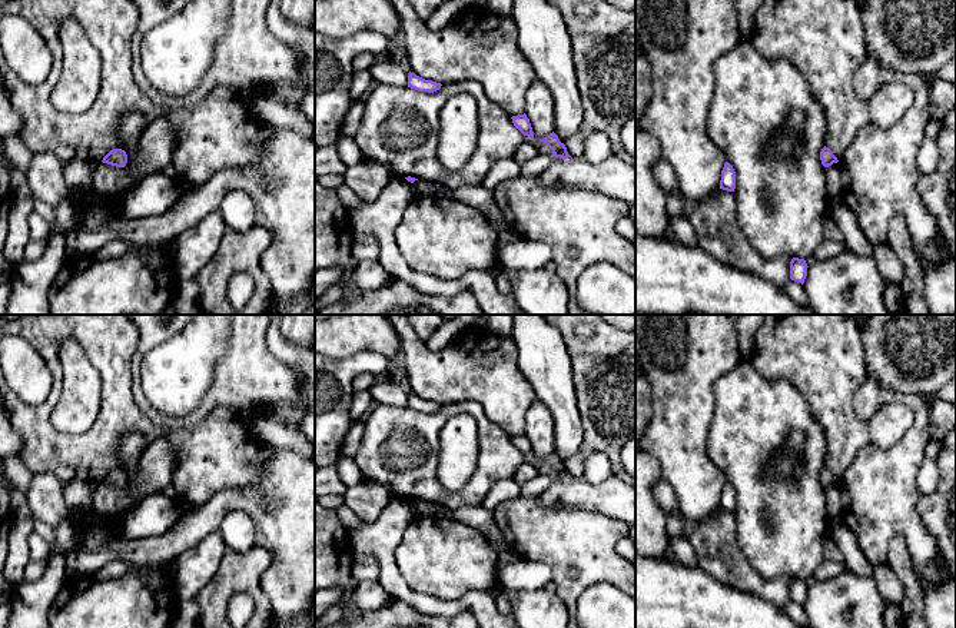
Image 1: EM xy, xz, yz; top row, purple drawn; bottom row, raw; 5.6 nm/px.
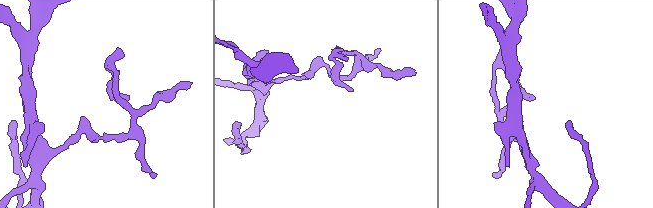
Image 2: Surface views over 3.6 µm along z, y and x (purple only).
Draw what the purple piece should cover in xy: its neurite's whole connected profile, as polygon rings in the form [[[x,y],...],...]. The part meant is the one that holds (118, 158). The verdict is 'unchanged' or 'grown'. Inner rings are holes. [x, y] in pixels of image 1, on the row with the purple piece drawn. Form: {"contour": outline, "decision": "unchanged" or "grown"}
{"contour": [[[113,149],[103,157],[102,162],[116,167],[125,167],[127,163],[127,154],[122,149]]], "decision": "unchanged"}

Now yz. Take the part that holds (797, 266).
{"contour": [[[793,257],[790,262],[790,279],[803,285],[807,276],[807,268],[804,259]]], "decision": "unchanged"}

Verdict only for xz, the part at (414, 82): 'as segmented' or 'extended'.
as segmented

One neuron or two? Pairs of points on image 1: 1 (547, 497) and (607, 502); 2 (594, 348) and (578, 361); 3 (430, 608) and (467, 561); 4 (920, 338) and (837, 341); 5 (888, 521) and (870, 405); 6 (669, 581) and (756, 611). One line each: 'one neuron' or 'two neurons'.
1: one neuron
2: two neurons
3: two neurons
4: two neurons
5: one neuron
6: one neuron

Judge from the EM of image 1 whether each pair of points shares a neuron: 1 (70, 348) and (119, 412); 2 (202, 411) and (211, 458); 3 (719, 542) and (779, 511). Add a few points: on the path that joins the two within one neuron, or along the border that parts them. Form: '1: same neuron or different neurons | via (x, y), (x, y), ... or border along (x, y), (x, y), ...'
1: different neurons | border along (88, 356), (100, 381), (100, 408), (95, 421)
2: different neurons | border along (236, 414), (216, 408), (195, 427), (171, 429)
3: different neurons | border along (733, 512), (737, 547), (750, 564)

